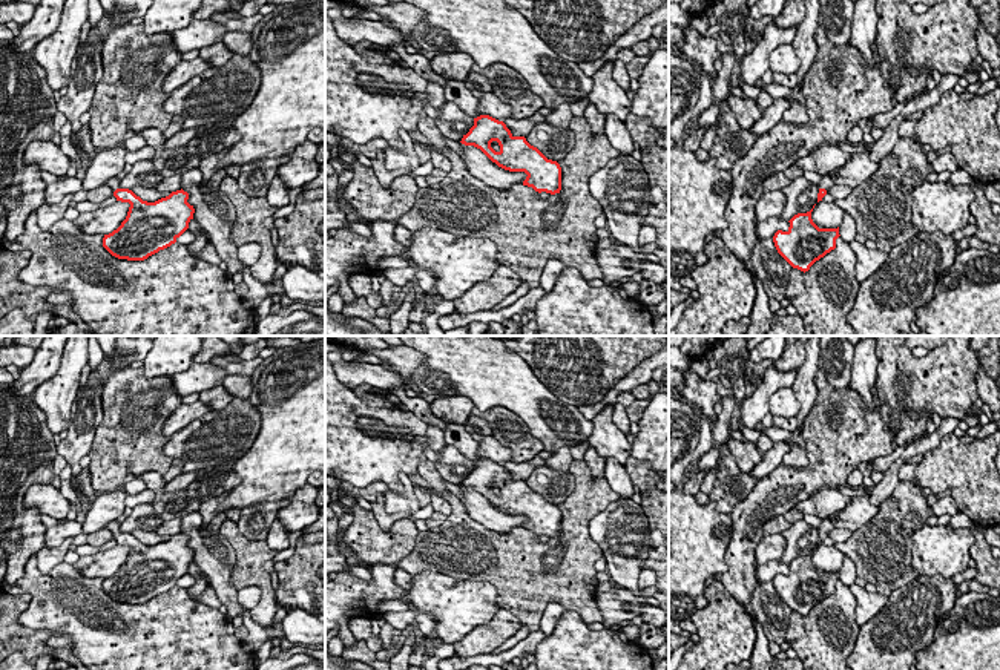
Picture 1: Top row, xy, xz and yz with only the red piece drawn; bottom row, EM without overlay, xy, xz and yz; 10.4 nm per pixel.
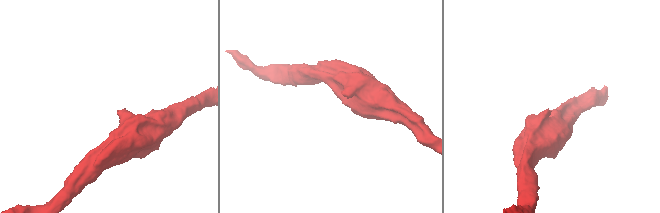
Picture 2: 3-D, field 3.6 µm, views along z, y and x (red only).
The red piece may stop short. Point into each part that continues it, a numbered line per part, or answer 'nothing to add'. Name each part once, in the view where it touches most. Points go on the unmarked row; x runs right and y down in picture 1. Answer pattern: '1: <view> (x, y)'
1: yz (827, 525)

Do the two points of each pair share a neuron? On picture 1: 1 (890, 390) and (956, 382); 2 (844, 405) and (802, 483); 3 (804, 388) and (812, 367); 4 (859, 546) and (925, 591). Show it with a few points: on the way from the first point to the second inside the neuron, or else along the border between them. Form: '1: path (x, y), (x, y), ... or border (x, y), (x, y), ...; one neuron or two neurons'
1: path (891, 368), (908, 362), (934, 382); one neuron
2: path (839, 425), (835, 449), (822, 463); one neuron
3: path (804, 384), (807, 371); one neuron
4: border (916, 578), (898, 587), (888, 597); two neurons

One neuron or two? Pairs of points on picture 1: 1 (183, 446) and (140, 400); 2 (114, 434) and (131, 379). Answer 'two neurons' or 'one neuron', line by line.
1: two neurons
2: one neuron

